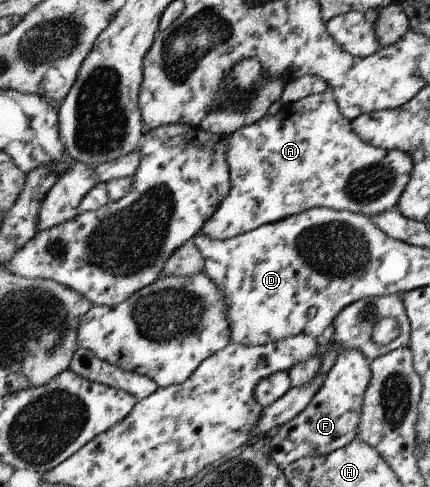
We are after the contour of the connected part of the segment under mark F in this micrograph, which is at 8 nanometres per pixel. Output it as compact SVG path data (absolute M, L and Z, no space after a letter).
M338 349L335 363L328 372L324 373L323 383L310 399L308 406L297 417L278 428L276 435L270 439L271 461L280 469L285 469L300 458L327 455L355 440L355 436L359 433L359 421L362 419L363 396L370 380L370 362L362 351Z

